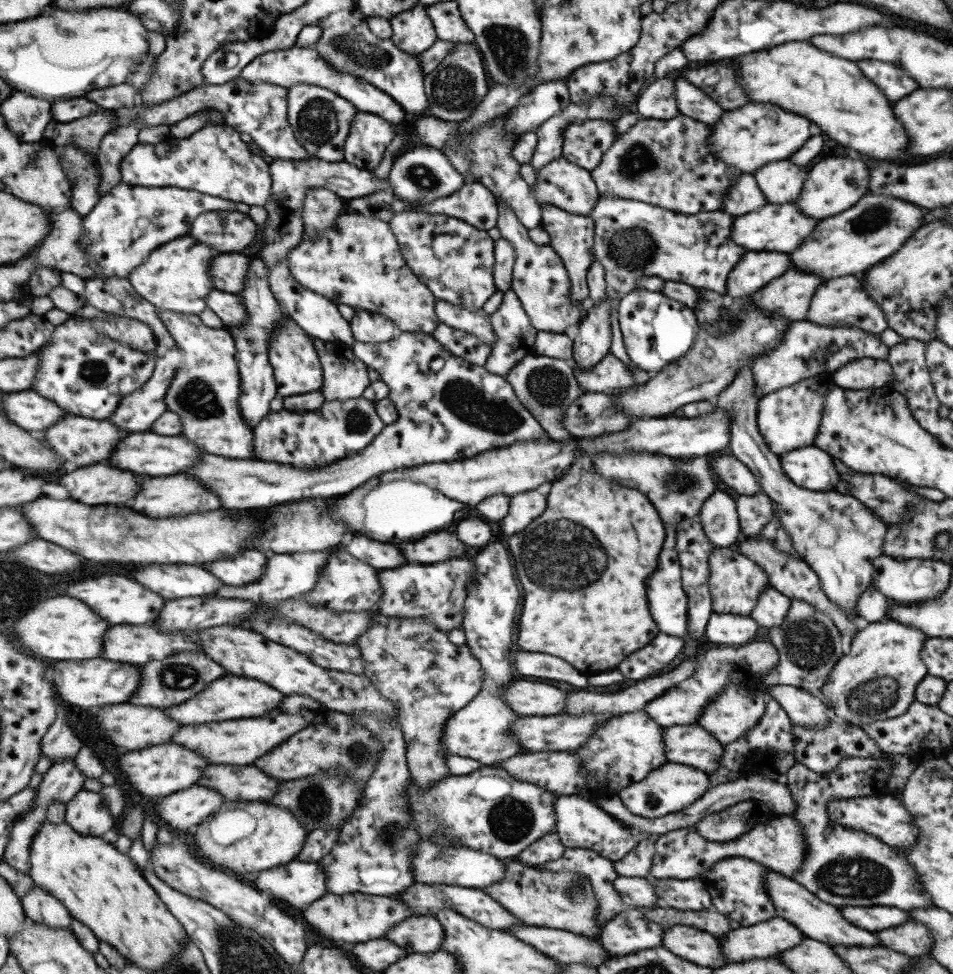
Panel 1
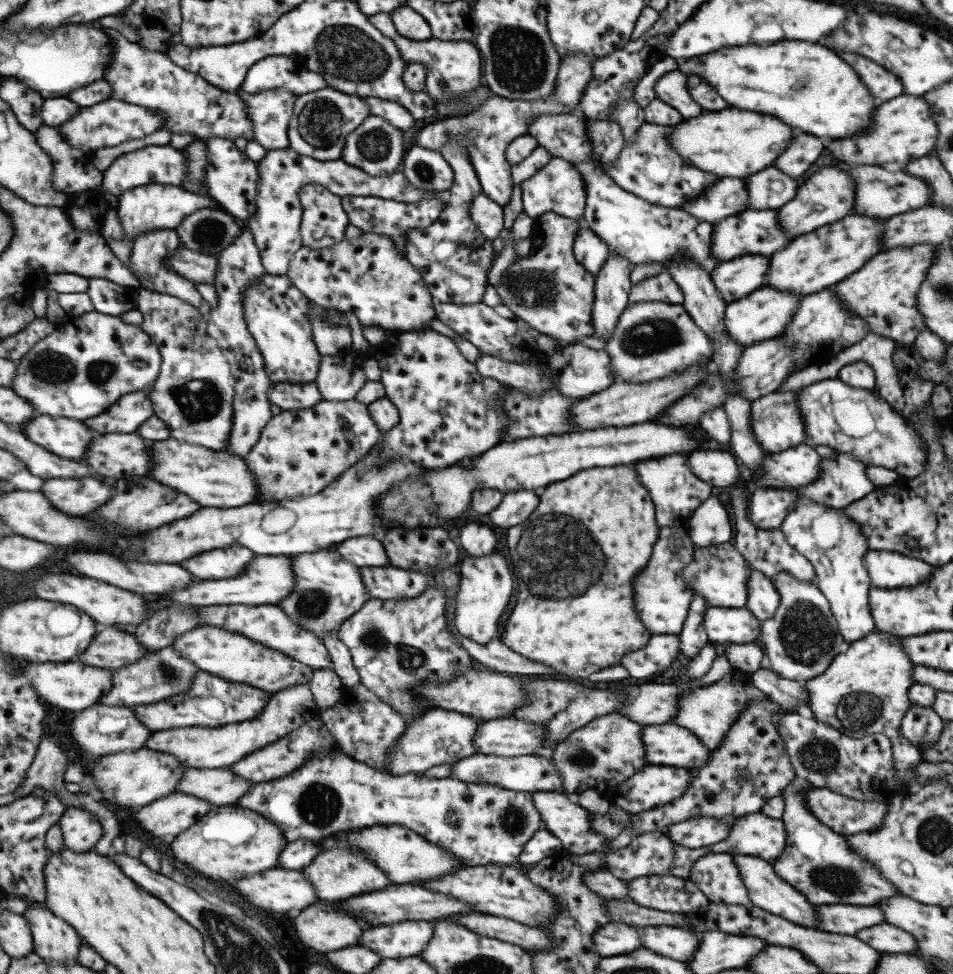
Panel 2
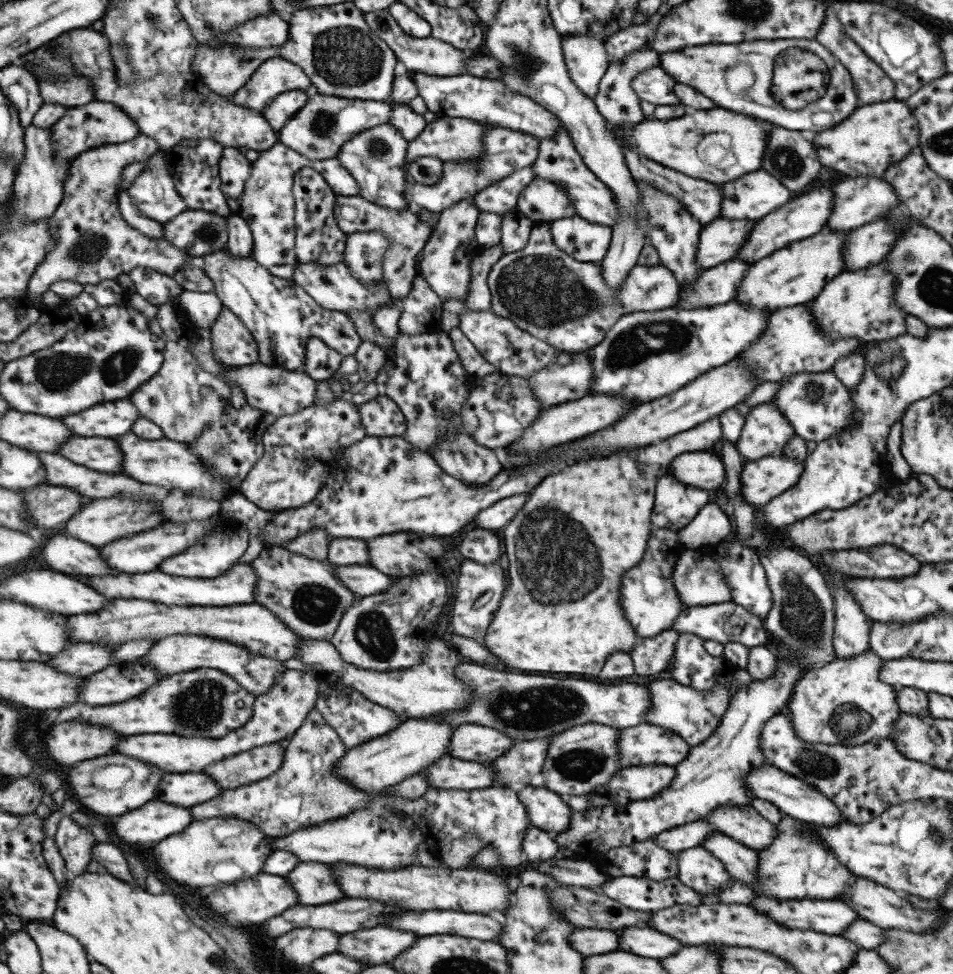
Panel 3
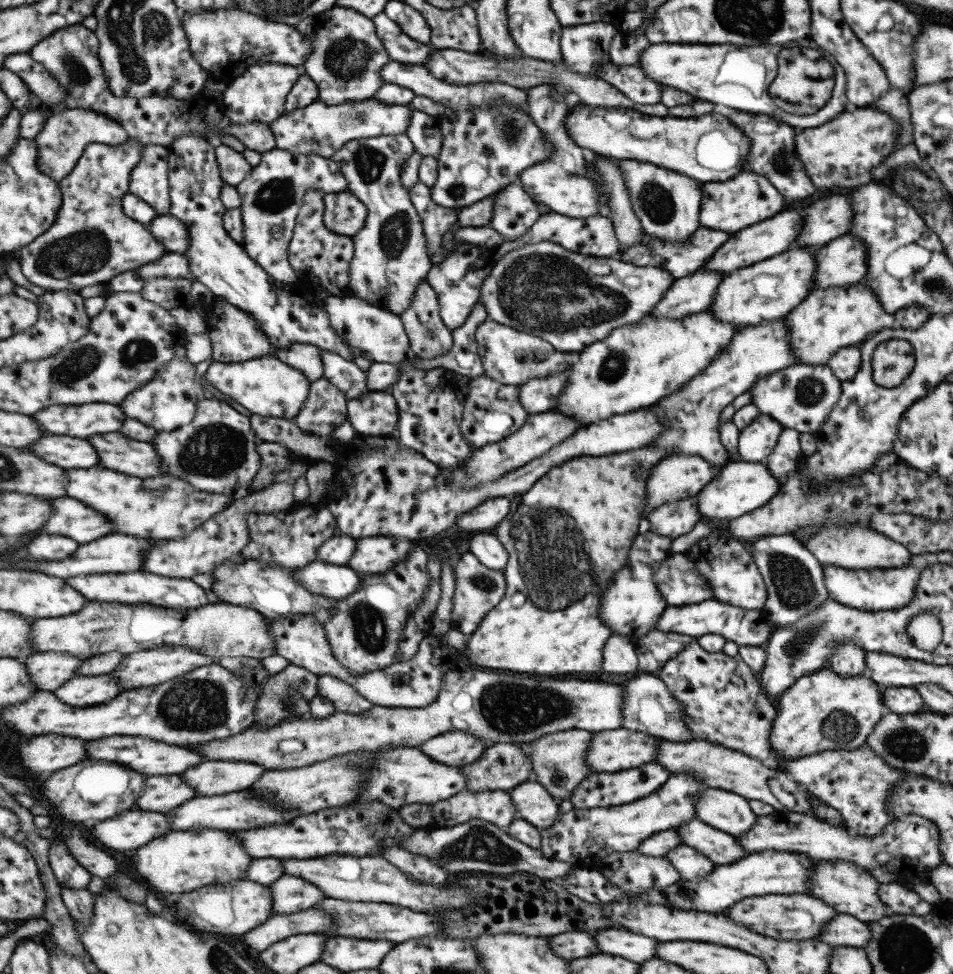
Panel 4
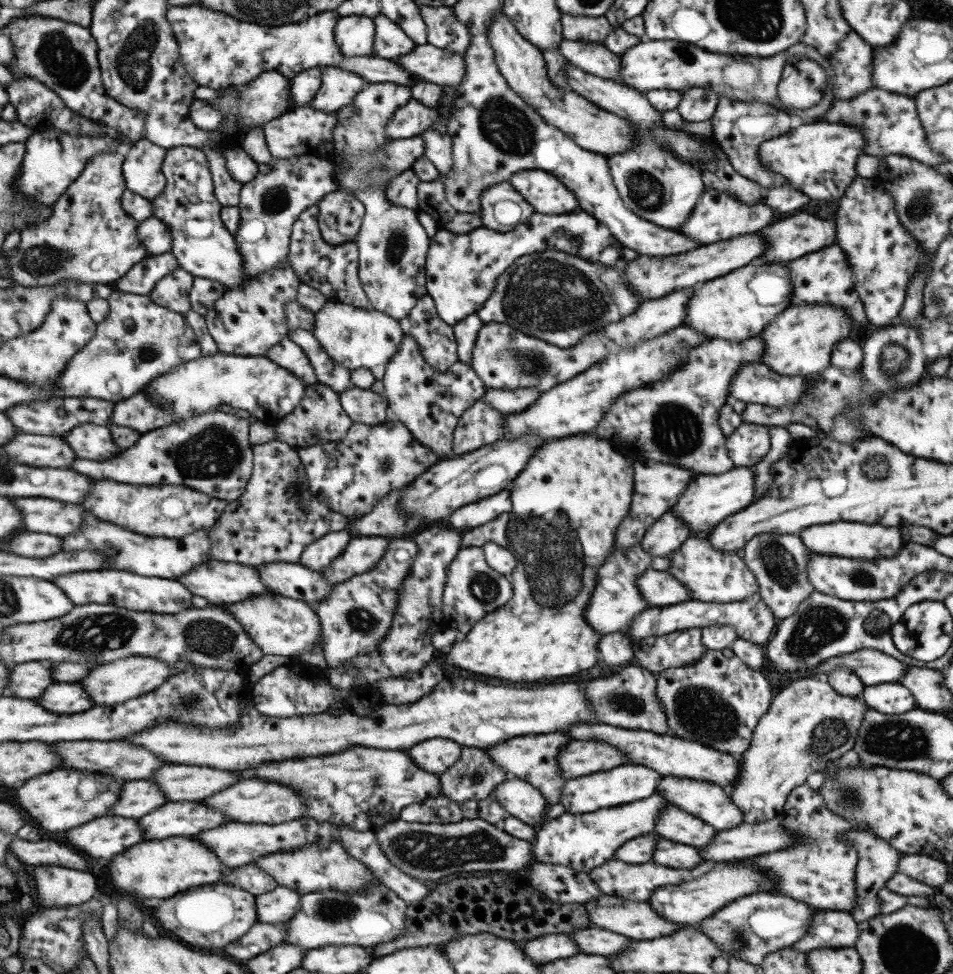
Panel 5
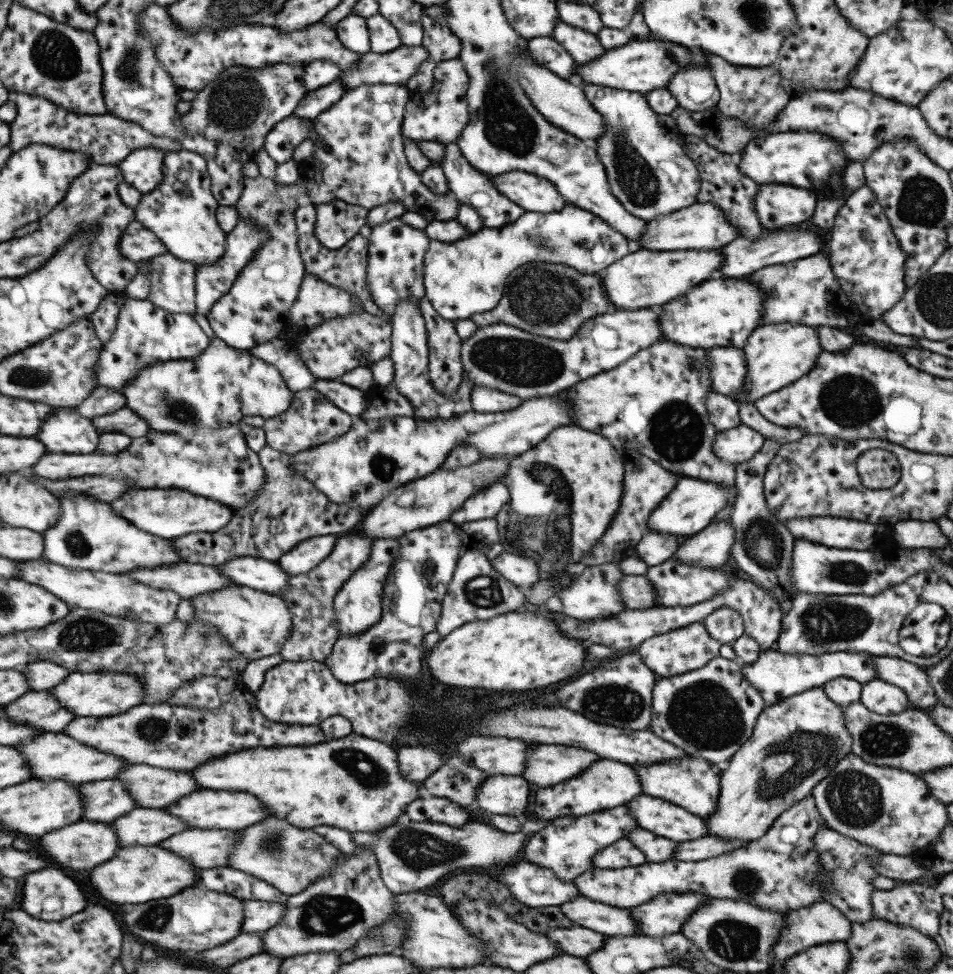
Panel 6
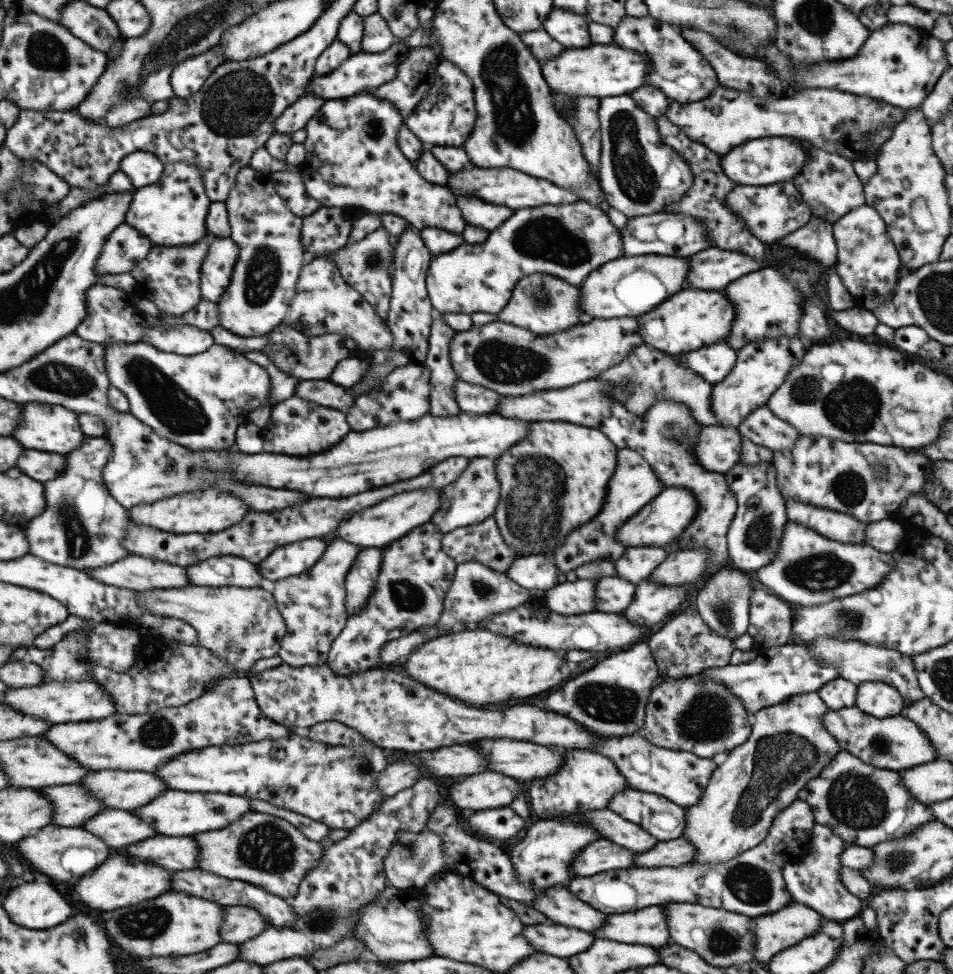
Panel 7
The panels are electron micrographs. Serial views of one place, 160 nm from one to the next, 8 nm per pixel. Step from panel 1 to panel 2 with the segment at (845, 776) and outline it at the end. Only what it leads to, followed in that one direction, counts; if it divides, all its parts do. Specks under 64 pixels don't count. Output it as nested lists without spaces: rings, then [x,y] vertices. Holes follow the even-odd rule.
[[[794,776],[782,791],[784,809],[780,819],[785,828],[786,846],[781,856],[777,856],[770,863],[775,875],[795,887],[795,890],[799,890],[799,894],[813,906],[815,904],[835,905],[841,902],[854,906],[871,906],[877,900],[901,896],[899,890],[890,882],[881,879],[879,871],[869,861],[861,859],[859,854],[847,847],[845,835],[829,830],[810,813],[810,810],[807,810],[804,796],[809,787],[813,786],[806,780]]]

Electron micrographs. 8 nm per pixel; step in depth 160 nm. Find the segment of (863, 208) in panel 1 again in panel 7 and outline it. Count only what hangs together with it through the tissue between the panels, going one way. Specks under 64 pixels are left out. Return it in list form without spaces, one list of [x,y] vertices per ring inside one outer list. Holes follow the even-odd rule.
[[[683,288],[660,302],[653,310],[636,317],[642,342],[667,355],[679,355],[723,342],[734,321],[732,304],[719,290]]]

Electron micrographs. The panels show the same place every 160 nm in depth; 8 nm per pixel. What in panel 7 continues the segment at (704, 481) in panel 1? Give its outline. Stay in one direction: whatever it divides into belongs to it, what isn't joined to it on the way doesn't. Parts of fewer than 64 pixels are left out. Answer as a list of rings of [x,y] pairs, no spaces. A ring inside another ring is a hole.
[[[635,546],[627,547],[622,556],[612,562],[616,576],[637,584],[645,580],[651,571],[660,563],[668,554],[666,546]]]

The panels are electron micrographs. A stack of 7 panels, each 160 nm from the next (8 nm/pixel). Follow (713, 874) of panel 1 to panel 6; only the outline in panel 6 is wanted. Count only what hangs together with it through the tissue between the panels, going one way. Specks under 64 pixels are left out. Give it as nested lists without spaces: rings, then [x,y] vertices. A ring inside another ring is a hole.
[[[641,827],[625,835],[625,839],[644,854],[647,863],[661,863],[673,859],[673,850],[677,846],[677,843],[647,832]]]

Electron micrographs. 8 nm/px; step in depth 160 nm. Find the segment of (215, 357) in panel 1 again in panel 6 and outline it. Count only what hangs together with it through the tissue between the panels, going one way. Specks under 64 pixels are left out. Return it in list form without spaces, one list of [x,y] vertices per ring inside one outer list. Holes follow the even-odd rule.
[[[124,406],[115,413],[91,418],[91,423],[102,433],[126,434],[132,439],[150,432],[146,420],[139,418],[130,407]]]

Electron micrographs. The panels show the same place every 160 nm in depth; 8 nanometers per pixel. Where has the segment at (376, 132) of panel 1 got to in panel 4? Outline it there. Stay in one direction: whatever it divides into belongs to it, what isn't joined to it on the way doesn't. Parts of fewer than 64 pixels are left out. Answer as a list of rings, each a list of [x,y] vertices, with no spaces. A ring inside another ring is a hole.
[[[403,134],[379,135],[373,138],[356,138],[339,148],[331,160],[338,164],[341,174],[347,181],[349,191],[366,208],[366,217],[362,227],[350,239],[353,243],[353,256],[348,266],[349,282],[353,296],[364,300],[375,308],[398,315],[403,312],[413,298],[416,285],[424,280],[432,265],[426,253],[426,240],[420,218],[411,204],[408,191],[400,183],[400,168],[403,161],[413,153],[413,145]]]

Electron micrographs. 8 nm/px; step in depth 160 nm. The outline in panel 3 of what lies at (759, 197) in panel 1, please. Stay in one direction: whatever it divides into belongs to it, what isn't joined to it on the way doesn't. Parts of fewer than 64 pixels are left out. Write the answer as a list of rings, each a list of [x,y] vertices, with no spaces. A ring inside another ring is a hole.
[[[644,48],[643,50],[636,50],[624,56],[622,61],[610,62],[606,66],[606,71],[600,78],[598,84],[598,91],[592,98],[595,103],[598,113],[606,120],[609,126],[617,129],[627,129],[630,131],[638,122],[647,118],[644,112],[640,109],[640,100],[631,88],[631,81],[639,72],[657,67],[659,60],[659,53],[651,48]],[[619,140],[619,144],[621,144],[624,154],[625,165],[632,178],[638,178],[642,182],[650,182],[655,189],[666,191],[667,194],[679,199],[684,204],[684,209],[687,209],[691,213],[691,216],[695,217],[702,225],[719,218],[720,183],[689,178],[689,176],[681,174],[676,170],[666,169],[645,158],[645,156],[639,156],[636,152],[626,148],[622,140]]]

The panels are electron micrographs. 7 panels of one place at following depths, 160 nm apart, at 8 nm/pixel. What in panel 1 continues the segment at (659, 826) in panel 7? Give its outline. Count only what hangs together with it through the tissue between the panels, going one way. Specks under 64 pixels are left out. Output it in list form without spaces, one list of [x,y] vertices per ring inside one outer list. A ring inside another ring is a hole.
[[[767,869],[764,887],[767,890],[767,897],[771,899],[771,905],[775,908],[775,916],[790,922],[808,939],[827,942],[827,944],[837,944],[837,946],[839,944],[841,946],[877,946],[873,931],[867,932],[867,930],[855,928],[850,922],[845,922],[839,914],[840,908],[821,902],[792,878],[786,878]]]

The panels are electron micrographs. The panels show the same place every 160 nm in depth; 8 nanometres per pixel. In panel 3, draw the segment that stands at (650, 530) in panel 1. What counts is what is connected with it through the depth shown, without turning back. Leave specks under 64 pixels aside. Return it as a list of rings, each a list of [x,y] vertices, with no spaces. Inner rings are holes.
[[[715,416],[690,430],[674,434],[655,446],[631,450],[625,454],[597,456],[587,460],[583,458],[575,464],[569,466],[565,464],[565,468],[559,470],[557,474],[553,471],[543,477],[537,483],[537,488],[528,493],[527,502],[523,503],[515,516],[502,528],[503,546],[508,558],[507,586],[497,610],[493,613],[493,618],[487,625],[482,645],[503,666],[529,672],[589,674],[589,676],[591,674],[595,676],[601,670],[605,656],[609,656],[611,652],[627,652],[635,644],[635,632],[623,618],[617,602],[619,578],[625,570],[635,566],[645,552],[647,536],[652,528],[650,512],[657,476],[663,474],[663,468],[667,468],[669,462],[681,452],[705,451],[706,448],[717,446],[720,441],[719,420]],[[637,464],[643,464],[641,474],[637,470]],[[519,592],[521,600],[515,600]],[[533,600],[539,604],[535,604]],[[541,604],[555,604],[555,606],[541,606]]]

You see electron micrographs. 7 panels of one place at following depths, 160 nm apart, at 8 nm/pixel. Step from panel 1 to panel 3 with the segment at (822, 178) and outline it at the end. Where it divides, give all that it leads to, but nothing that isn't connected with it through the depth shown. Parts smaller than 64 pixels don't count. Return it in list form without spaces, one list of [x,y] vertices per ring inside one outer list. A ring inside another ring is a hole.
[[[828,185],[813,187],[812,190],[807,193],[793,195],[783,206],[762,216],[753,223],[747,238],[740,246],[735,257],[747,264],[751,264],[787,246],[790,242],[809,238],[817,234],[825,229],[827,217],[831,212],[831,205],[832,192]]]

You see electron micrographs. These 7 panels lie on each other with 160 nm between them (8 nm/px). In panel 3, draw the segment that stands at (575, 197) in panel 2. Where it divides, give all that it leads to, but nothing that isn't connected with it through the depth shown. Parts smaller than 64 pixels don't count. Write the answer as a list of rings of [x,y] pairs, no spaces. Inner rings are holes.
[[[533,178],[519,193],[516,207],[534,222],[554,221],[575,215],[572,202],[564,188],[544,178]]]

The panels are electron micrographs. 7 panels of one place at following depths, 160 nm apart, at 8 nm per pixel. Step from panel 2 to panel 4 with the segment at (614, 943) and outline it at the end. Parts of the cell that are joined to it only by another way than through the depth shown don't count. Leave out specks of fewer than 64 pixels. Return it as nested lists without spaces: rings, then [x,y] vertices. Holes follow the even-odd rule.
[[[565,931],[548,937],[551,952],[559,958],[583,958],[587,954],[597,954],[597,946],[587,932]]]

